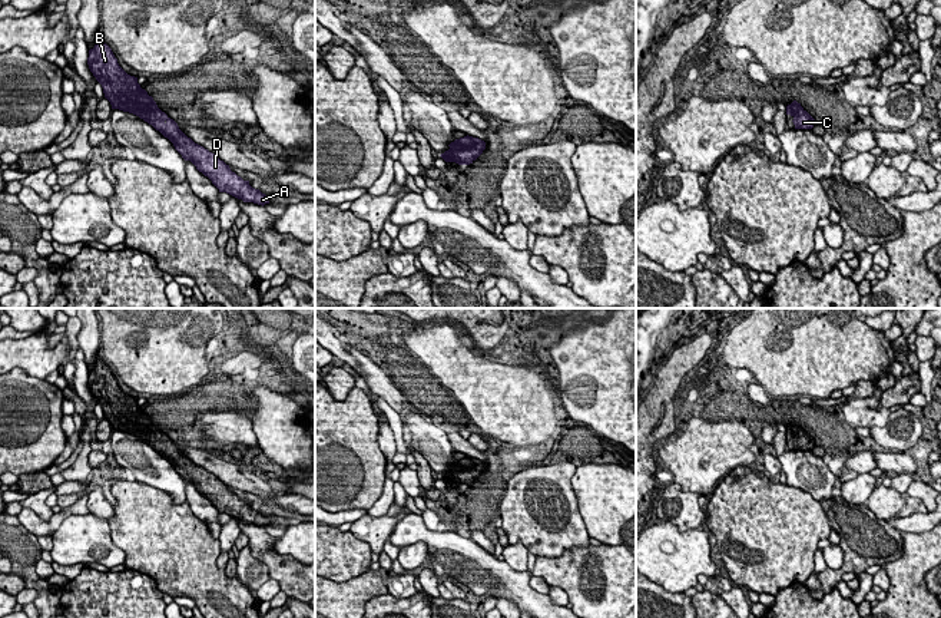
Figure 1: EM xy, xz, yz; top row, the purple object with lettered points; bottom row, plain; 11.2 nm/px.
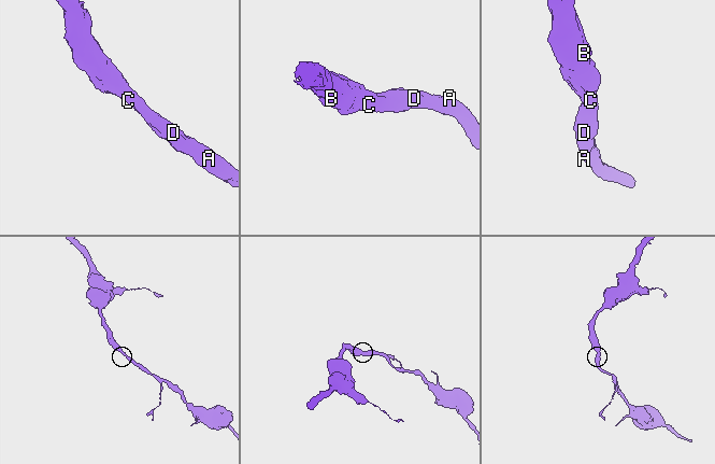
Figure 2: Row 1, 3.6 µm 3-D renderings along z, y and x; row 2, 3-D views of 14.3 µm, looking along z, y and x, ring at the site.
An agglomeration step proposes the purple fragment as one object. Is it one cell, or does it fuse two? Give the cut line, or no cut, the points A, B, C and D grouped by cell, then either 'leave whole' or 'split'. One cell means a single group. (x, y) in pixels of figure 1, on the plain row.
no cut; A B C D; leave whole

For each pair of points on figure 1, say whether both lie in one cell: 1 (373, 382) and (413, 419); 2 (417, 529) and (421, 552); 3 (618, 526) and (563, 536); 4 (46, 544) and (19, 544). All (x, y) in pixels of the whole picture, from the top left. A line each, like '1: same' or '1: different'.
1: different
2: different
3: different
4: different

